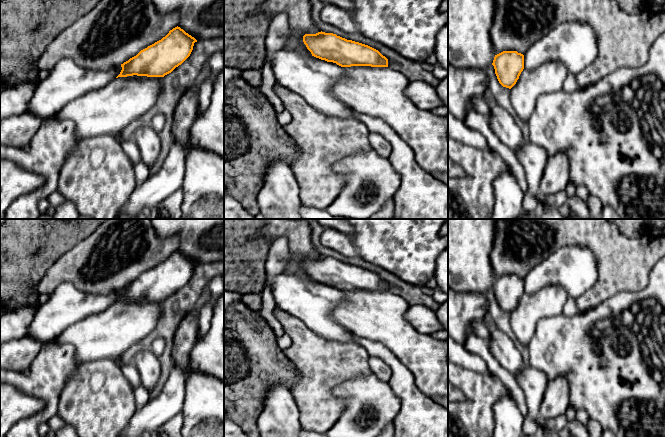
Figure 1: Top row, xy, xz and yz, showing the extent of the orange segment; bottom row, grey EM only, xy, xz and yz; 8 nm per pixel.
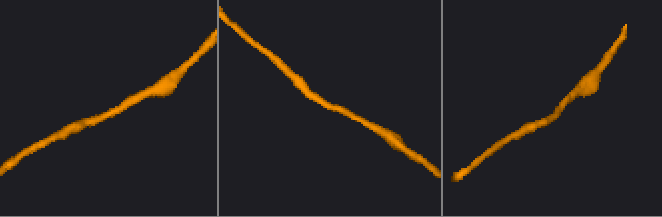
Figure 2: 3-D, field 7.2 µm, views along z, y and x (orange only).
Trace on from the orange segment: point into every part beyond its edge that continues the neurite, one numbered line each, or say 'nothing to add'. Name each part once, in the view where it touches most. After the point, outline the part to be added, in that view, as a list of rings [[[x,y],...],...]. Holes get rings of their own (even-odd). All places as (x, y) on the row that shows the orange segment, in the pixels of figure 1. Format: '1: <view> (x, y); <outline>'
1: xy (105, 111); [[[127,76],[118,77],[107,85],[87,92],[69,102],[54,115],[58,121],[70,120],[75,123],[75,134],[79,139],[114,135],[133,120],[148,112],[157,102],[164,89],[164,77]]]

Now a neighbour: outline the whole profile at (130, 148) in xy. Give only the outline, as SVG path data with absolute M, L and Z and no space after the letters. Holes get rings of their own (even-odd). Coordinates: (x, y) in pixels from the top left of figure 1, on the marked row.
M122 140L120 142L124 153L129 157L131 163L135 166L140 160L140 150L135 140Z

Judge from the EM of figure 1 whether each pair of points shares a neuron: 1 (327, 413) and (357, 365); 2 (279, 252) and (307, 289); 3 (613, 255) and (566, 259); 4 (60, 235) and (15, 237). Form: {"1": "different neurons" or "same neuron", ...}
{"1": "same neuron", "2": "different neurons", "3": "different neurons", "4": "same neuron"}

